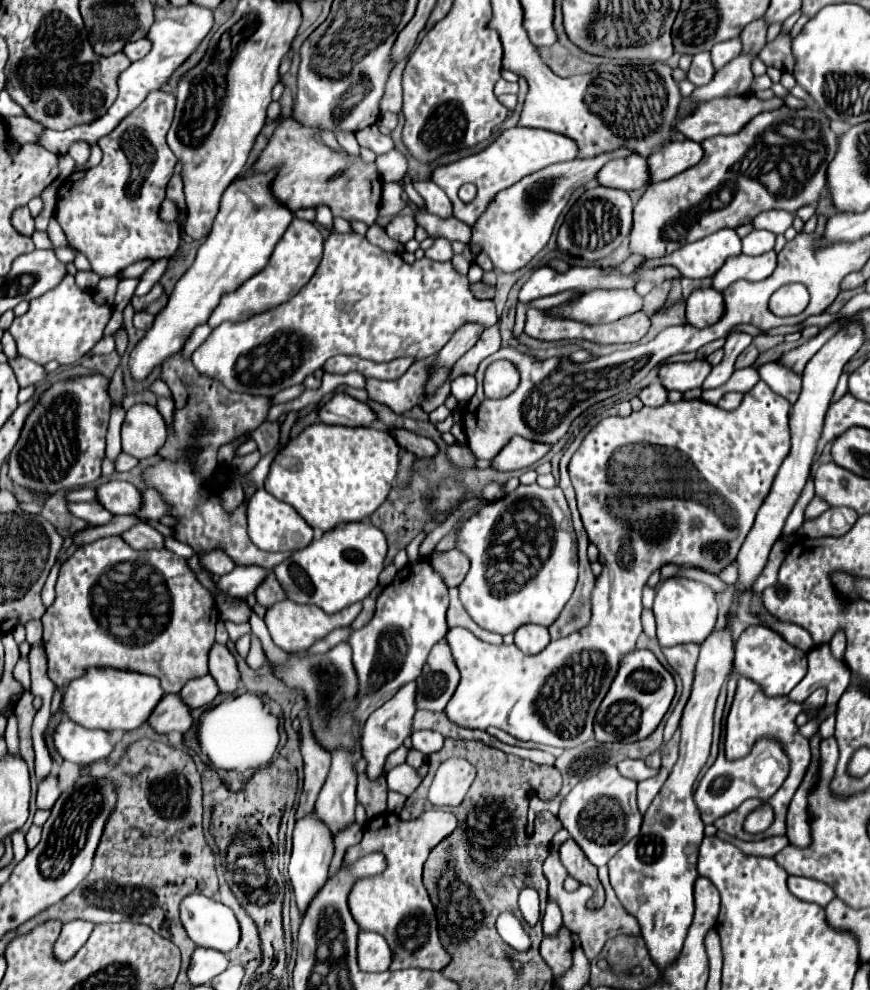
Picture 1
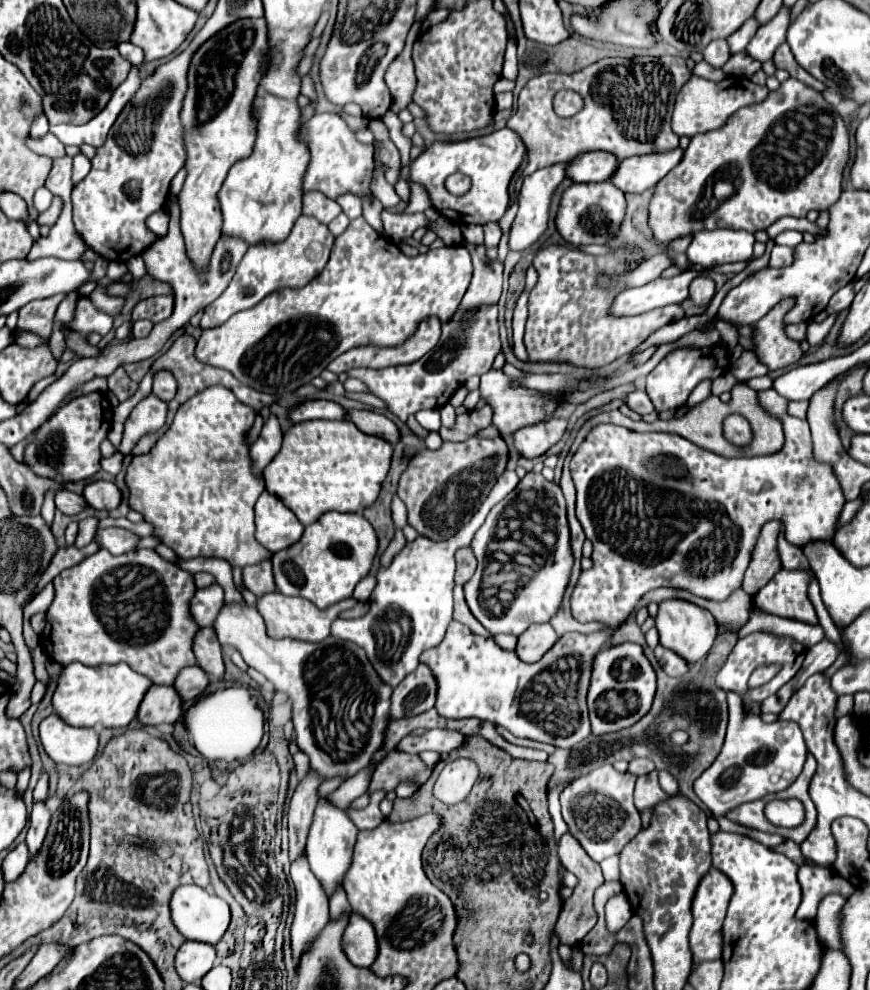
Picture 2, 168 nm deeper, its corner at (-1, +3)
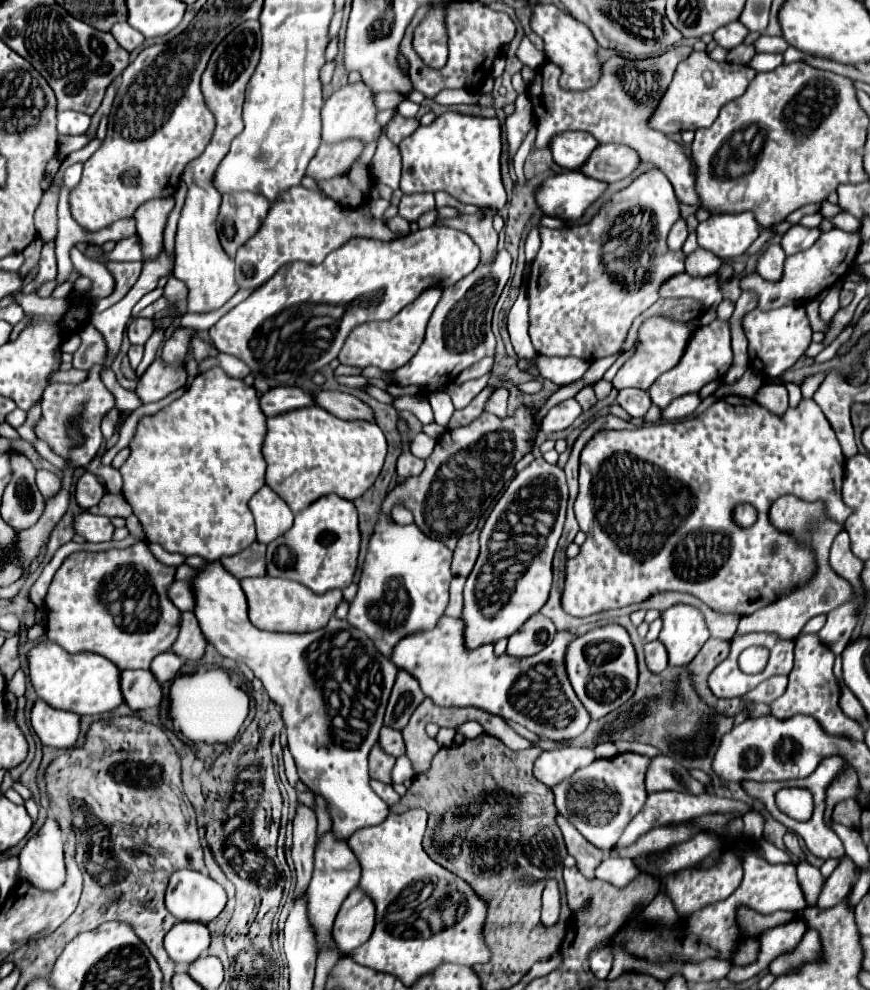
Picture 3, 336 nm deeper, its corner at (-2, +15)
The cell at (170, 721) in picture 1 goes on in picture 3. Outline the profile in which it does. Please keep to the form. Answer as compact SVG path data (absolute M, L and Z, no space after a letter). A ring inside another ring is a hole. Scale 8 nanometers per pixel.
M123 671L123 697L133 711L141 711L159 707L163 701L163 689L151 671Z

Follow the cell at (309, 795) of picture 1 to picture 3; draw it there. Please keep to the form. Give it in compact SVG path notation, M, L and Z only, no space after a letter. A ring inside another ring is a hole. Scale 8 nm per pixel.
M299 803L295 819L293 819L293 845L291 845L291 857L293 857L295 871L297 871L295 895L301 895L309 885L311 871L313 871L315 837L317 837L315 811Z

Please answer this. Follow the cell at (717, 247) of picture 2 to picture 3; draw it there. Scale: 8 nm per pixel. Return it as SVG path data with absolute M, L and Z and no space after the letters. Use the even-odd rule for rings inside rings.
M753 213L711 215L697 227L699 247L721 259L743 255L757 237L759 225L755 223Z

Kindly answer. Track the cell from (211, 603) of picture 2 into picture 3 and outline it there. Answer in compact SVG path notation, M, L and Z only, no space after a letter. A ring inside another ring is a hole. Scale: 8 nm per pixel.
M175 581L169 589L169 597L181 611L193 611L195 607L195 593L191 581Z

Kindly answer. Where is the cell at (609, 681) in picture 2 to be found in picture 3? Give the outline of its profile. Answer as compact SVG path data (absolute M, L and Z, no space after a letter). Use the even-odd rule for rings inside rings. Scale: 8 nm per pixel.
M621 625L597 627L571 641L567 647L567 671L573 681L571 685L589 711L591 719L601 719L621 707L635 695L639 677L637 653L627 629Z

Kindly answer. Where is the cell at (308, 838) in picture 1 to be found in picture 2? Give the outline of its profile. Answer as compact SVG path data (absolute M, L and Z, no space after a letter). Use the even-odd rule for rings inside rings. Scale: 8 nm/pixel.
M306 857L292 863L290 875L296 887L296 913L290 927L290 945L294 965L298 967L302 955L328 923L328 897L310 871Z

